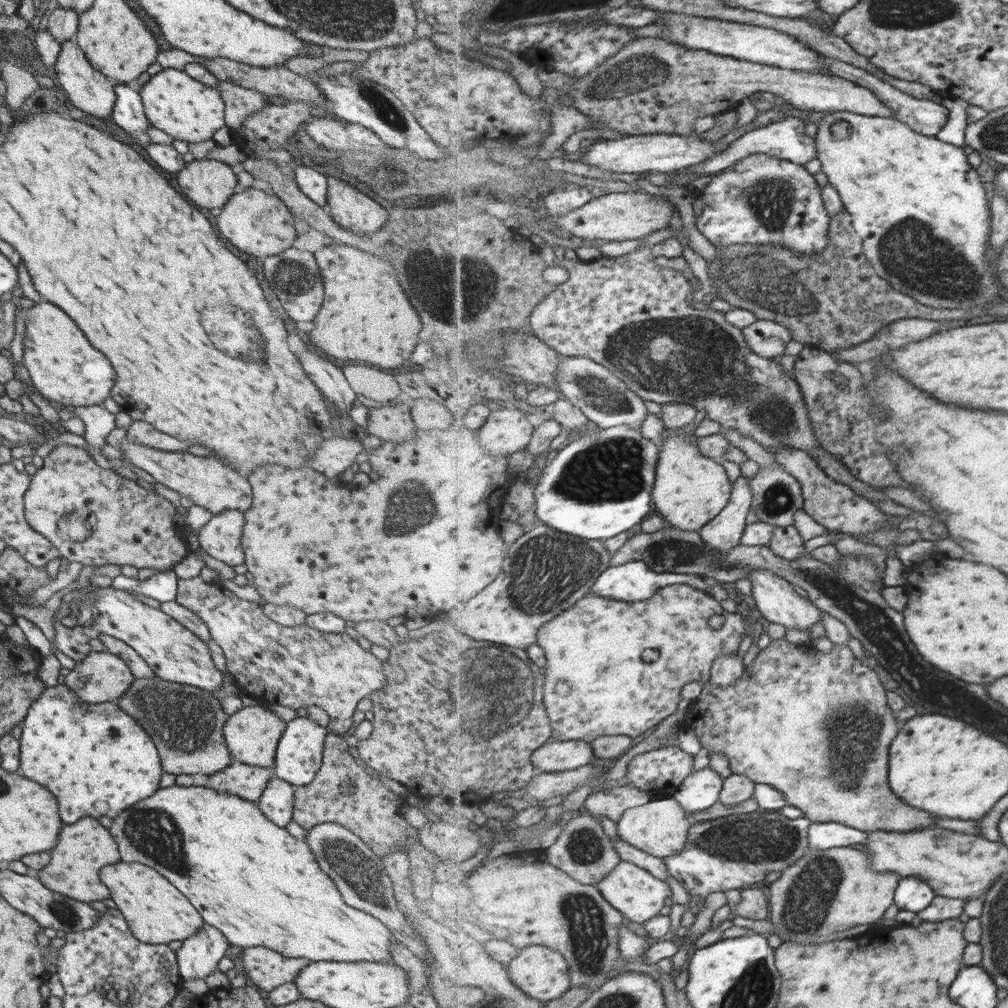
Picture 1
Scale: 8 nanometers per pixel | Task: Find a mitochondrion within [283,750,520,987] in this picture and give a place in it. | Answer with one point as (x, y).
(349, 864)

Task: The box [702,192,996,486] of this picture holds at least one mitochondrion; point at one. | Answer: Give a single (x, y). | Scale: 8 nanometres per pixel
(911, 250)

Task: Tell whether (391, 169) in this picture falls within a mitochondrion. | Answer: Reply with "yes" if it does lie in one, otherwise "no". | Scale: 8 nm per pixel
no

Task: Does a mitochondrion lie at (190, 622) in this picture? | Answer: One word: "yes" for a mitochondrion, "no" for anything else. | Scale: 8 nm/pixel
no

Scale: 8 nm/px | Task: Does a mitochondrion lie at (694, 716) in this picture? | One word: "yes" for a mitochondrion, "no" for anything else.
no

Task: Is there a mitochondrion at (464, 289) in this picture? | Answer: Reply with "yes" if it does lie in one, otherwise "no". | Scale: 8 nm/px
yes

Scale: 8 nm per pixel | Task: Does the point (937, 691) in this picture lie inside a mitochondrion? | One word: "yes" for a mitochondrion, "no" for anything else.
yes

